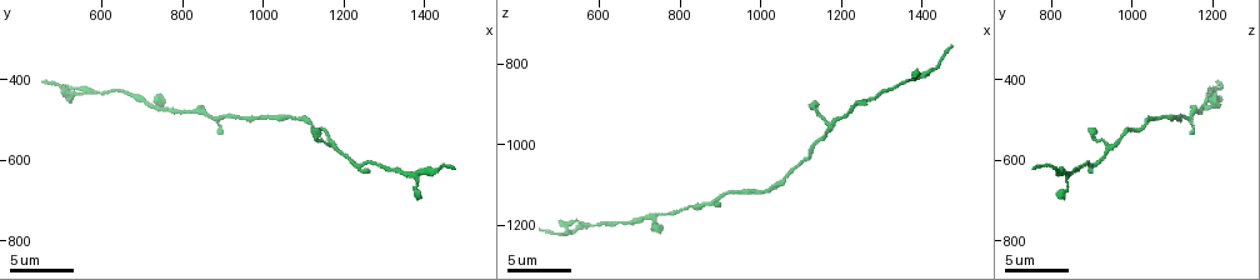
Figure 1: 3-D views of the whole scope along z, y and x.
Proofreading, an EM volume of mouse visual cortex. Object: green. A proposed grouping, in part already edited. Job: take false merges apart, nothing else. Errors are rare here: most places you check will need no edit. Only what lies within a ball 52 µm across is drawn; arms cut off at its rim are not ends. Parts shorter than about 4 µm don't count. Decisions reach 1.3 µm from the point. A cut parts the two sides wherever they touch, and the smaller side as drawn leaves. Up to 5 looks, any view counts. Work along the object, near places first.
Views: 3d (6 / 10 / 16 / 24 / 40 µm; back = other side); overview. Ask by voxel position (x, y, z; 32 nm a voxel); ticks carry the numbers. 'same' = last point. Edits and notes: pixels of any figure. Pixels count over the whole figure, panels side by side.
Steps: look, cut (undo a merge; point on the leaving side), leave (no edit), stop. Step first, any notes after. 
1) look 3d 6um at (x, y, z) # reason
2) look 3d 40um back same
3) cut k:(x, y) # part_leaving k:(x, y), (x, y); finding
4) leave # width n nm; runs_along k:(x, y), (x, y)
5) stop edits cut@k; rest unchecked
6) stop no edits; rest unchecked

look 3d 16um at (1360, 640, 840) # three-way junction

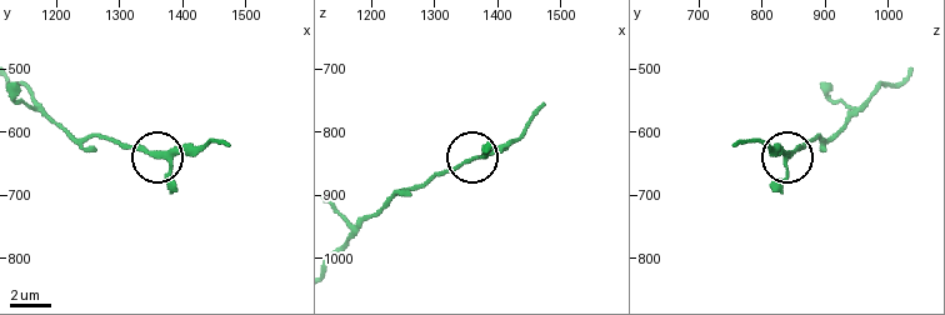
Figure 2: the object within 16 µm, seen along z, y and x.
look 3d 16um back at (1365, 635, 840)

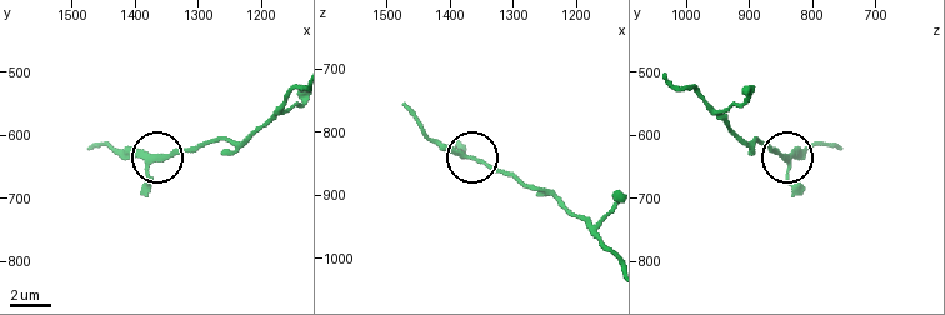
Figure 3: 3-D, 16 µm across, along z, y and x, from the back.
leave # runs_along 3:(293, 90), (243, 139), (161, 155), (113, 150); continuous, no second neuron

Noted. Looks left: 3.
look 3d 10um at (890, 495, 1140) # calibre changes

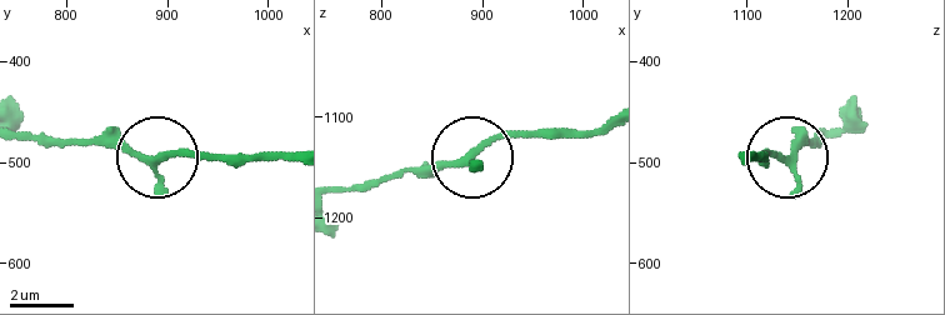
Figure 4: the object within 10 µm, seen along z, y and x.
look 3d 6um at (888, 496, 1136)

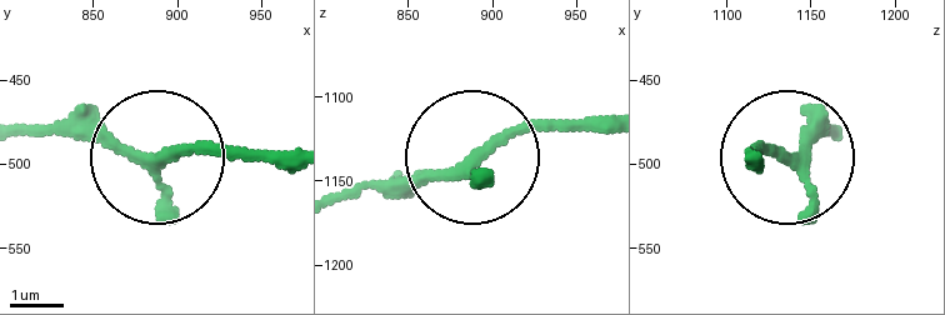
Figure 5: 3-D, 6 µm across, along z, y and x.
leave # runs_along 5:(603, 126), (523, 126), (441, 171), (353, 194); one neuron here

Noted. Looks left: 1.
stop no edits; rest unchecked

